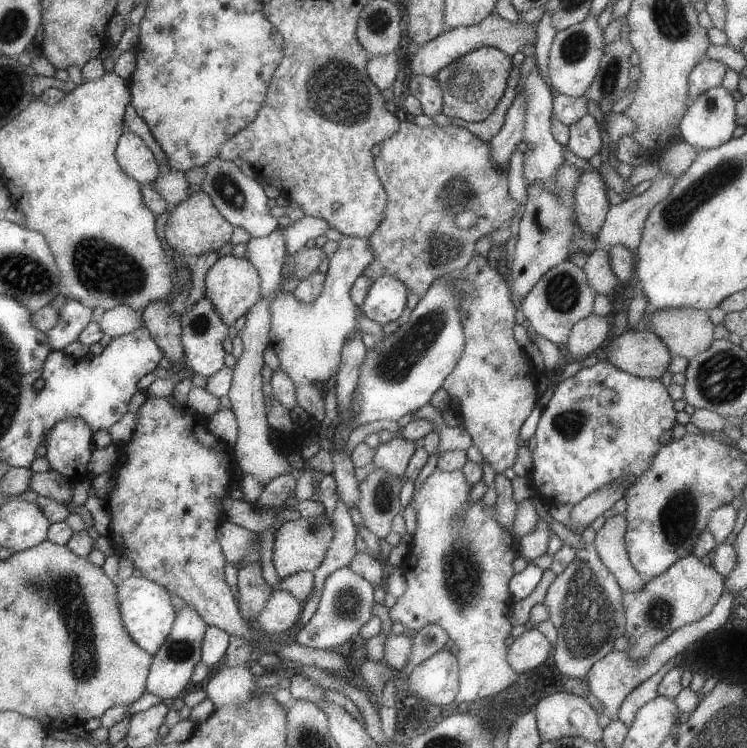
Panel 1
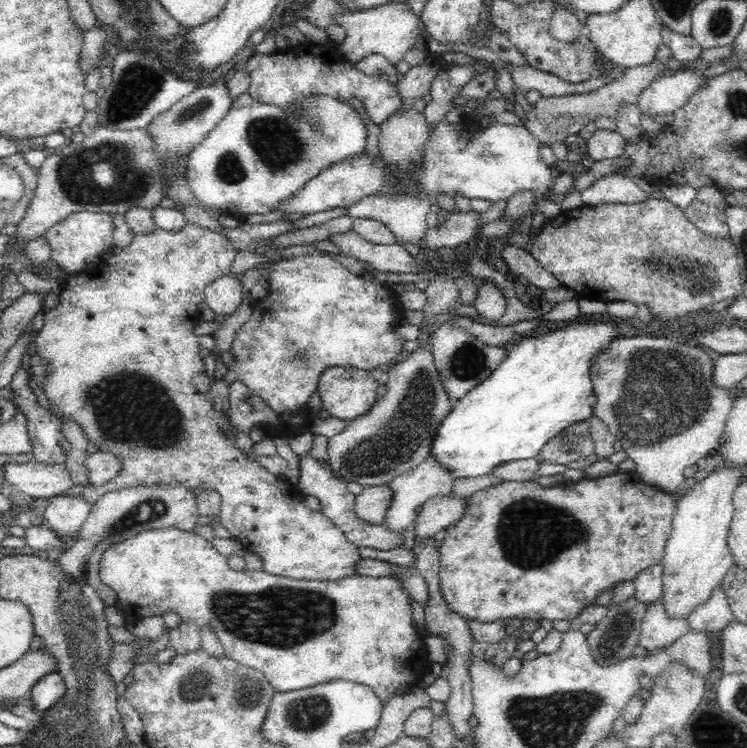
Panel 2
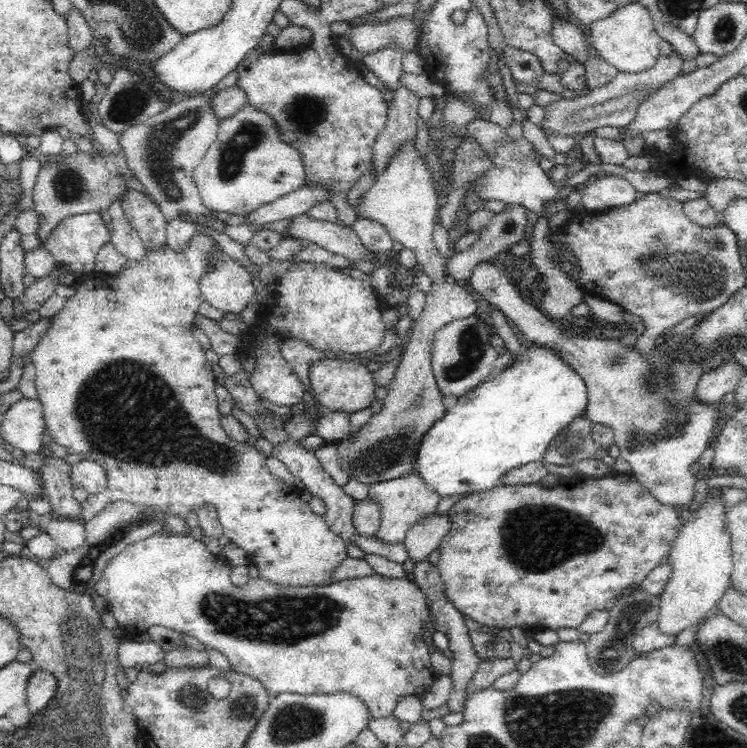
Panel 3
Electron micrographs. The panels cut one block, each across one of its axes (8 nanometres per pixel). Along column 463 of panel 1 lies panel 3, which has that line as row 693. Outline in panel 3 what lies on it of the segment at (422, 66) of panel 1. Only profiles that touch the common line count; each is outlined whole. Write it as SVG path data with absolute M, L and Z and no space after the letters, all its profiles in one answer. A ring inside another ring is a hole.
M40 668L34 669L27 680L27 707L33 715L42 711L55 695L57 684L53 674Z

